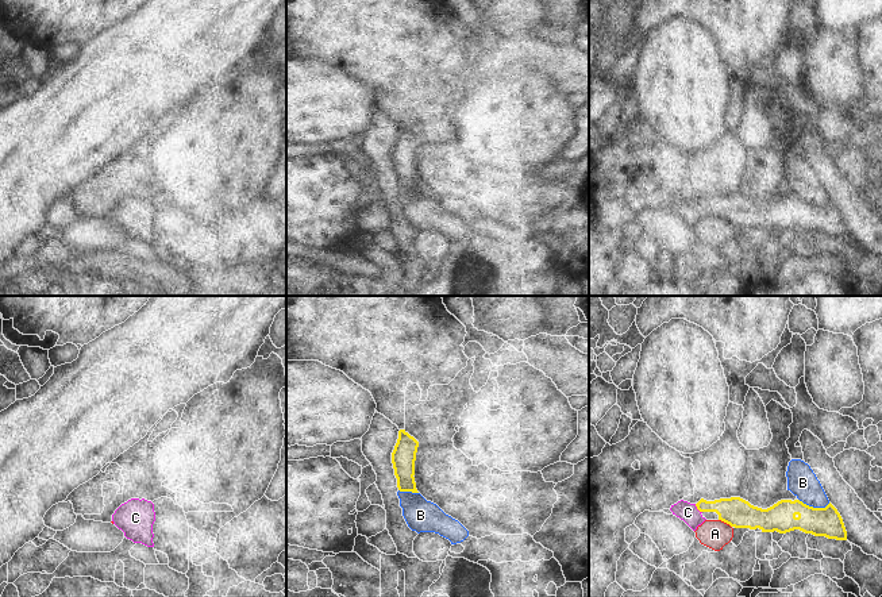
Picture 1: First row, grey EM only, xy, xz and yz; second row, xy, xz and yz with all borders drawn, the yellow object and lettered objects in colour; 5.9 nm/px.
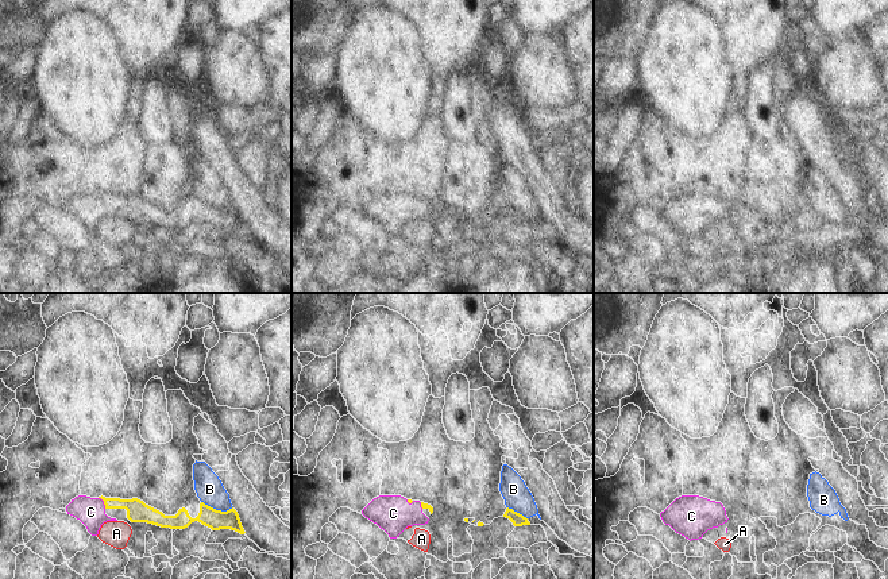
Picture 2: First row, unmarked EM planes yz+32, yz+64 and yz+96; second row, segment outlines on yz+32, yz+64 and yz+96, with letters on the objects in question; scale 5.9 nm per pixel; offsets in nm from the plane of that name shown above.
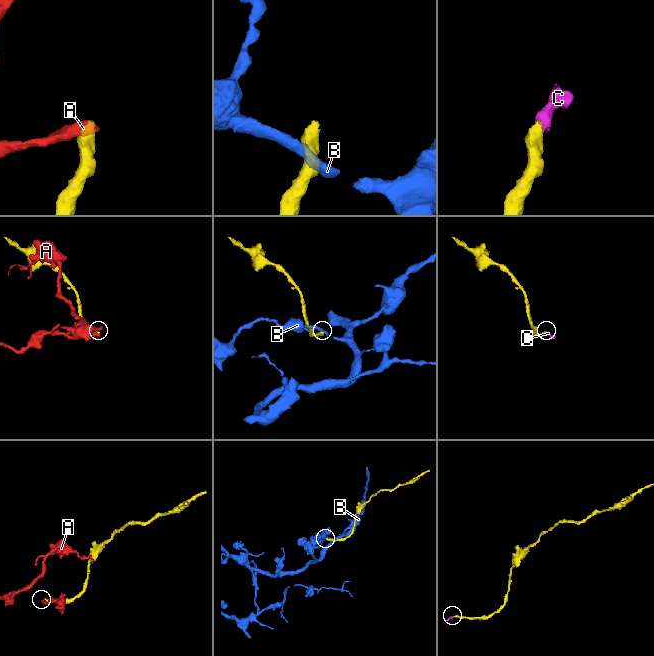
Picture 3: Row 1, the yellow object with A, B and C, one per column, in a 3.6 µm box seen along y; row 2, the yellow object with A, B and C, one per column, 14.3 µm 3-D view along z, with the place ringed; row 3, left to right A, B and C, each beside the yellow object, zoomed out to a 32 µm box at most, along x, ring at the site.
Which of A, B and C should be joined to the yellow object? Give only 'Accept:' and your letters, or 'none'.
Accept: C

